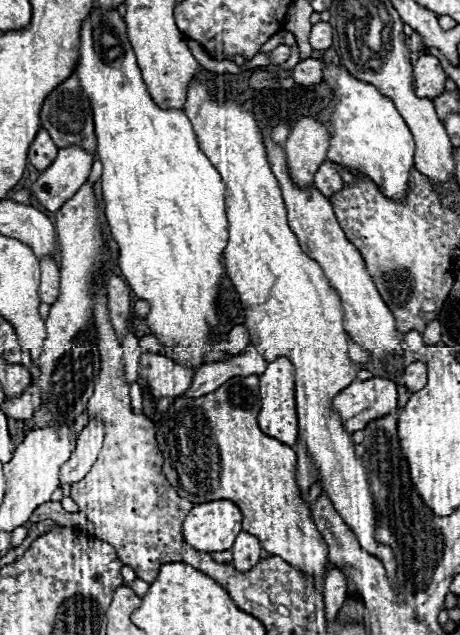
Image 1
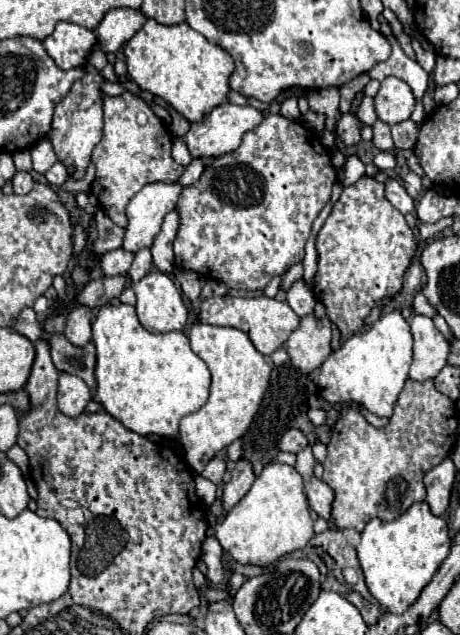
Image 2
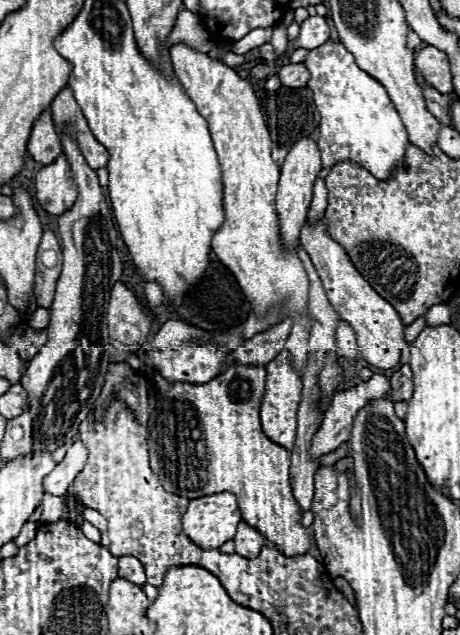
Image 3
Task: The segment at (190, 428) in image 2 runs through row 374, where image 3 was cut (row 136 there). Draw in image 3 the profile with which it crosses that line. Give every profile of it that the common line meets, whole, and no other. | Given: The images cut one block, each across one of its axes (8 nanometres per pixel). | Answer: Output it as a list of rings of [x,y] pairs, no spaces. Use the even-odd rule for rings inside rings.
[[[178,42],[170,48],[170,58],[186,94],[208,122],[222,166],[224,222],[212,236],[212,250],[218,260],[236,274],[240,288],[248,294],[258,316],[262,316],[270,306],[284,304],[284,318],[290,316],[294,320],[286,350],[292,354],[294,368],[302,374],[310,330],[310,318],[306,316],[308,276],[302,262],[296,258],[296,250],[282,252],[276,214],[280,168],[272,160],[272,140],[260,112],[260,102],[248,80],[240,78],[220,60],[210,58],[206,52],[198,52],[192,46]]]

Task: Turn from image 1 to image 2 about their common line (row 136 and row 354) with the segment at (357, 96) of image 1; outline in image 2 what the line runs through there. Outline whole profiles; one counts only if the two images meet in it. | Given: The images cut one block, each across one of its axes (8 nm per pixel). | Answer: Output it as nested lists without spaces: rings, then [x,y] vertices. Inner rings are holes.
[[[400,310],[382,314],[366,332],[350,336],[338,350],[334,350],[322,364],[318,376],[317,393],[330,404],[344,400],[358,400],[376,416],[390,416],[398,394],[402,392],[408,368],[412,364],[412,334],[410,324]]]

